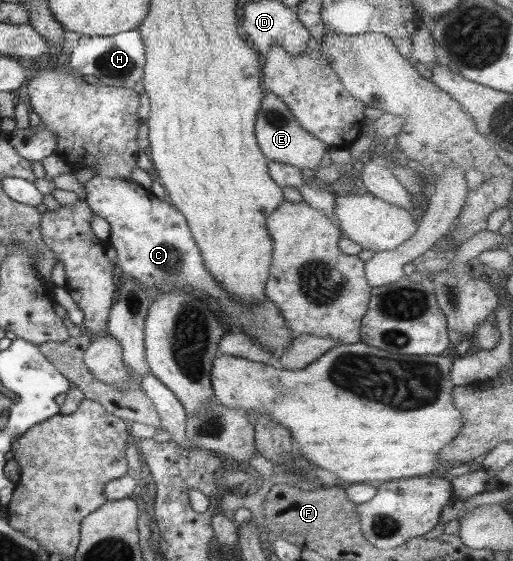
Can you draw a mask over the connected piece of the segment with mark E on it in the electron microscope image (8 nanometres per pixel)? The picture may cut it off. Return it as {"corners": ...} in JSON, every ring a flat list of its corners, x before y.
{"corners":[[268,90,261,99,261,106,259,106,259,112,255,118,254,134,260,152,266,160,286,163,299,170,313,169,316,171,321,167,319,163,321,157,325,155,325,151,330,149,322,141,315,139,310,133,301,129,285,104]]}

